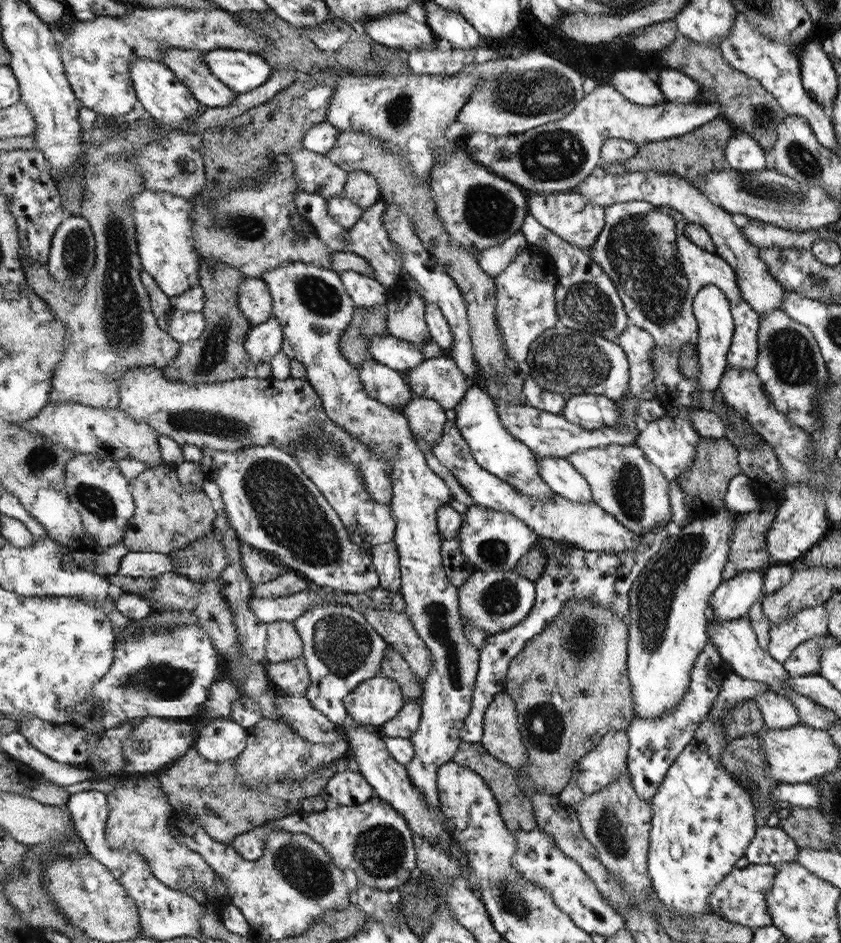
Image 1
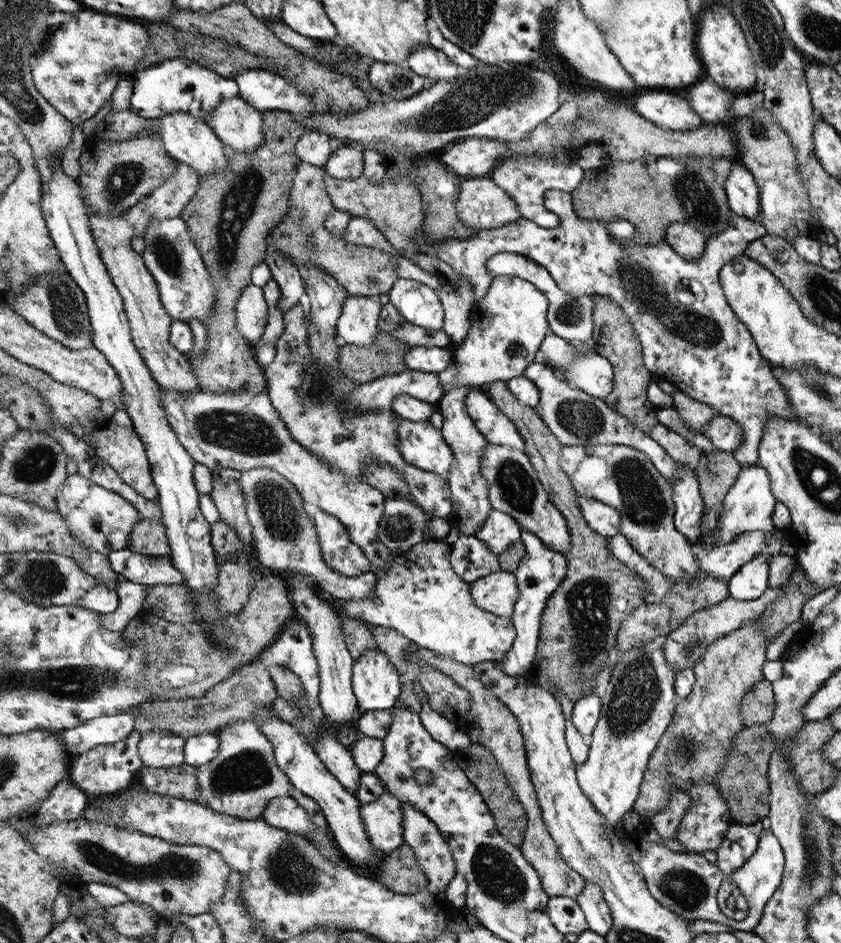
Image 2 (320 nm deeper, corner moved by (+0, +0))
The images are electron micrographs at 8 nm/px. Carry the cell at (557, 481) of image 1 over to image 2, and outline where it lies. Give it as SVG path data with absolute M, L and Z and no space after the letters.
M579 496L578 501L587 523L603 537L614 536L622 531L622 513L619 509L594 497Z

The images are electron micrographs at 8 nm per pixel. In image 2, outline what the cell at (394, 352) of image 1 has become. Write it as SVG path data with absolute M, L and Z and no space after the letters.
M412 347L405 354L408 369L439 373L448 370L455 355L447 347Z

